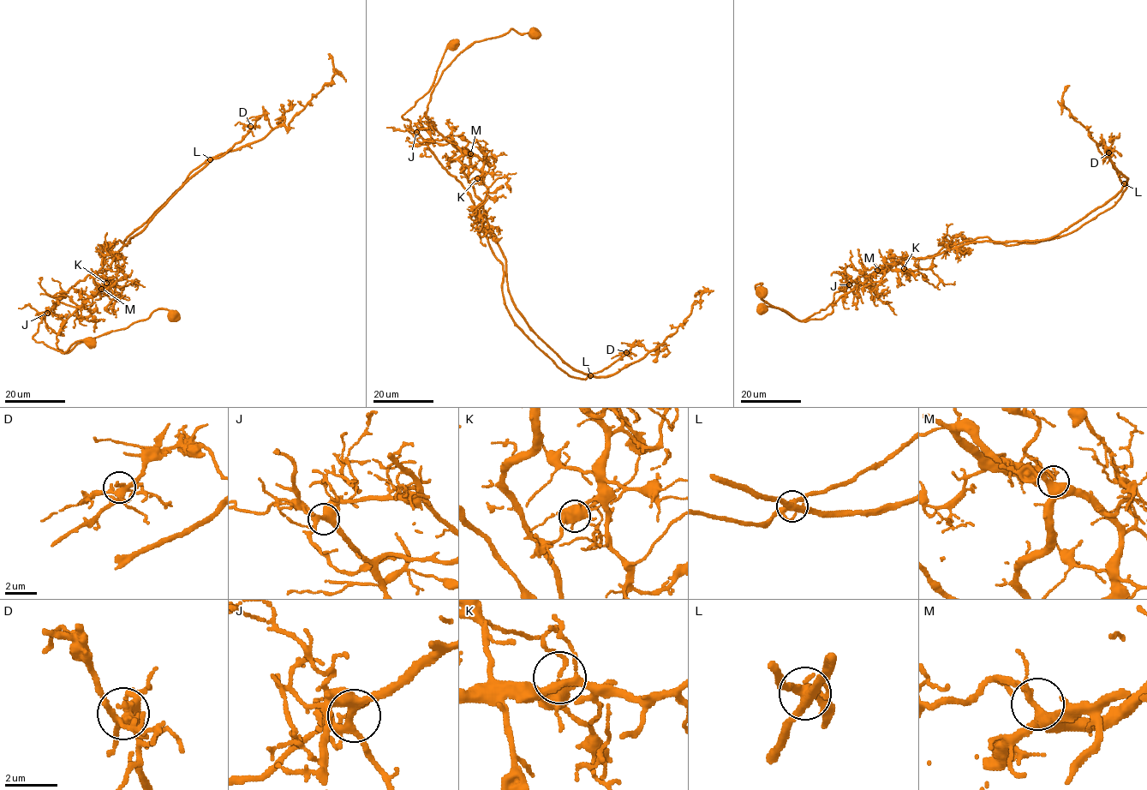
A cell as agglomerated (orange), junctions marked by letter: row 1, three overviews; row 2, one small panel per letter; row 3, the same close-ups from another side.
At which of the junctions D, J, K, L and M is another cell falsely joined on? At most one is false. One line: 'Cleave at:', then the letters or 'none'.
Cleave at: L

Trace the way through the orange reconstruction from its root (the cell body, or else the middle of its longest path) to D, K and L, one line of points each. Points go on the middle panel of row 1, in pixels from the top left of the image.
D: (534, 32), (467, 46), (443, 72), (426, 118), (469, 153), (464, 172), (529, 328), (590, 375), (626, 352)
K: (534, 32), (511, 28), (471, 44), (432, 93), (426, 118), (482, 162), (477, 178)
L: (534, 32), (467, 46), (443, 72), (426, 118), (469, 153), (464, 172), (516, 308), (590, 375)

